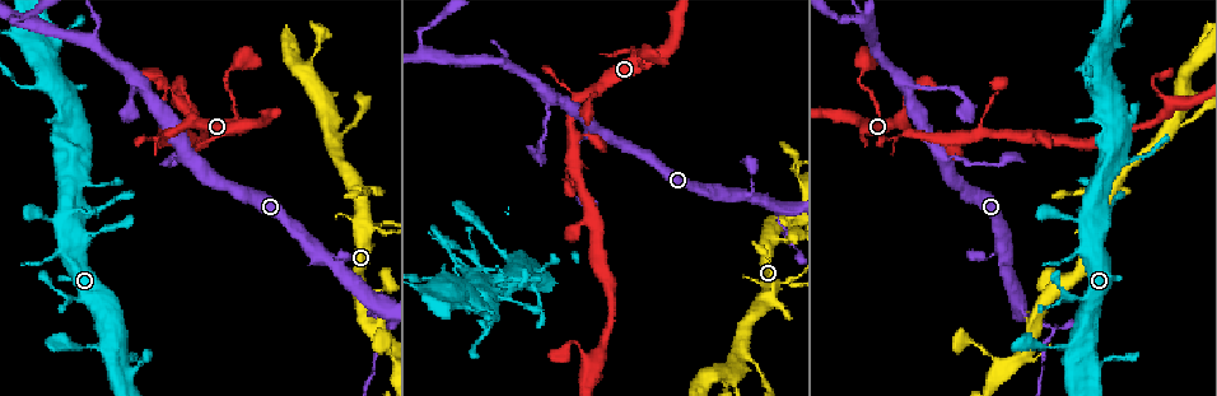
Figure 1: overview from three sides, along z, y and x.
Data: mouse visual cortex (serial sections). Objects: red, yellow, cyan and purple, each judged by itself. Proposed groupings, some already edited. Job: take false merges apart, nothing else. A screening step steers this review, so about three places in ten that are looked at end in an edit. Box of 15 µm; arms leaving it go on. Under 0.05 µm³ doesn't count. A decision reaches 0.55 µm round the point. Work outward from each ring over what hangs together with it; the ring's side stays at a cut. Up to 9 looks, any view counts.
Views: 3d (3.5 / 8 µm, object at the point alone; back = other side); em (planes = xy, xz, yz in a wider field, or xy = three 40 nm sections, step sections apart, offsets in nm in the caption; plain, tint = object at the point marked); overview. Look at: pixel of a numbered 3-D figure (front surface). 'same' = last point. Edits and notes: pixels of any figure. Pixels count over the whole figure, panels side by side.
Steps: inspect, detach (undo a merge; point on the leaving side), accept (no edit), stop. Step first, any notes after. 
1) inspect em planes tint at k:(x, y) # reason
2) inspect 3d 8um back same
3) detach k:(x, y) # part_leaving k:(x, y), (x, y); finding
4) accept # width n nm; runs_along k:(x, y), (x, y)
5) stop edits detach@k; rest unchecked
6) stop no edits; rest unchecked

inspect 3d 8um at 1:(594, 132) # thin arm on a thick one

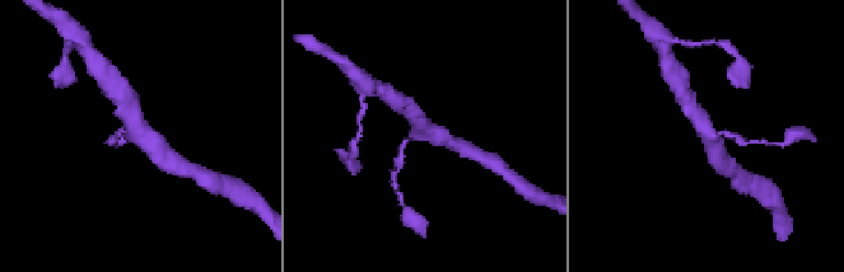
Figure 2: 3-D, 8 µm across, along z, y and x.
inspect 3d 3.5um at 2:(140, 134)

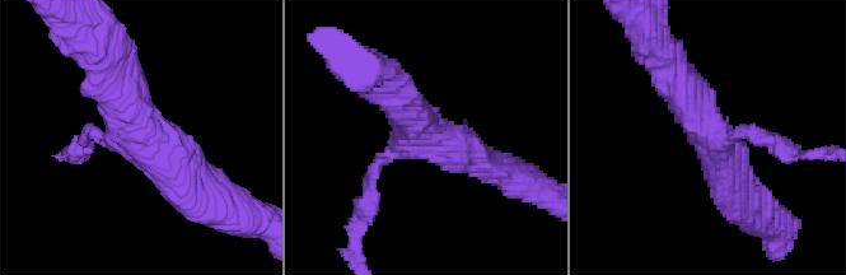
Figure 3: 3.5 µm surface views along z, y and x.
inspect em xy step 2 tint at 3:(425, 131) # arms 3; arm_widths 150, 450, 450 nm; need the tissue

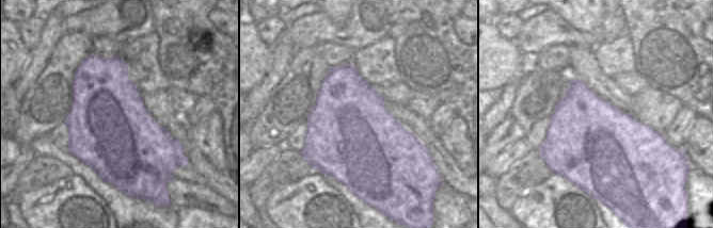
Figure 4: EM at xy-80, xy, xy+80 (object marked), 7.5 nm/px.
accept # runs_along 3:(200, 191), (138, 129), (106, 66); one cell here

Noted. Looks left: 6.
inspect 3d 8um at 1:(89, 39) # three-way junction

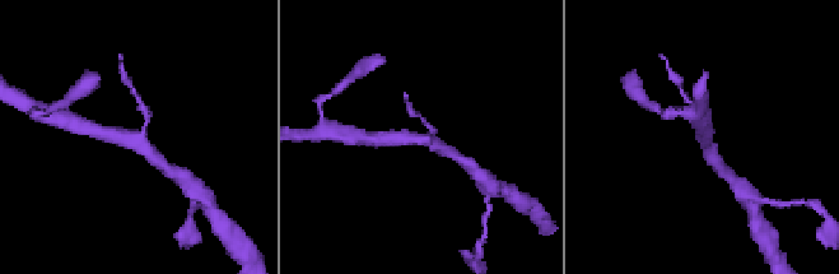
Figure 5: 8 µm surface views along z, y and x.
inspect 3d 3.5um at 5:(419, 141) # zoom in

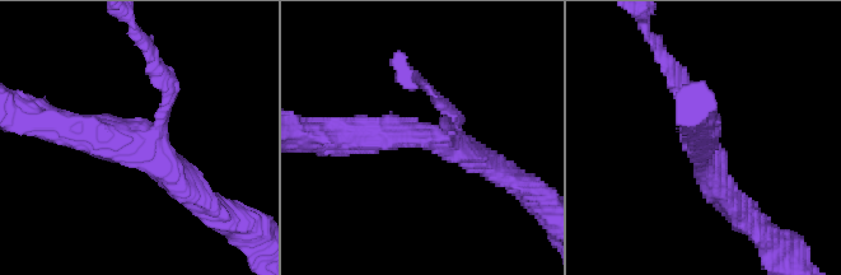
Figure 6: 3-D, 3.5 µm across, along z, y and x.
detach 6:(171, 75) # arm_widths 200, 350, 400 nm; part_leaving 6:(160, 115), (168, 80), (140, 33); two cells meet here

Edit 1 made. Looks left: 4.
inspect overview

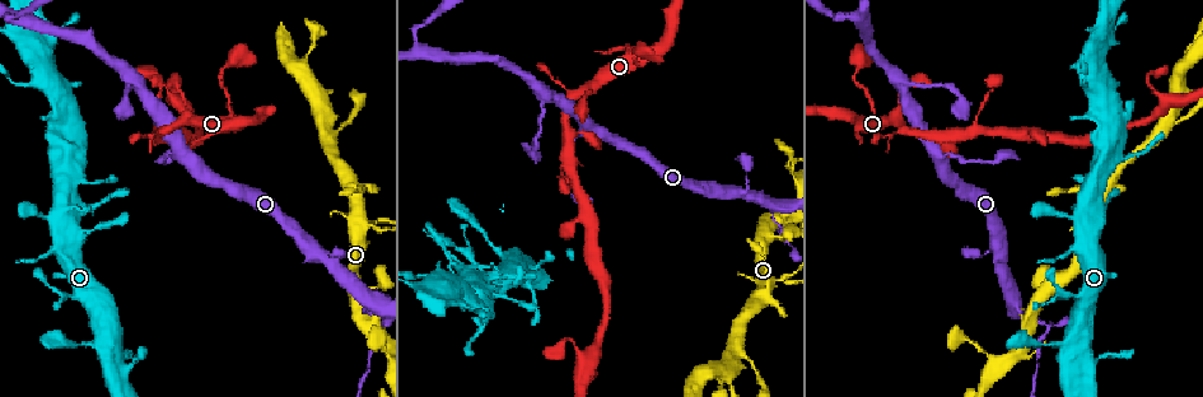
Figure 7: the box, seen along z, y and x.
inspect 3d 3.5um back at 7:(375, 224) # three arms meet

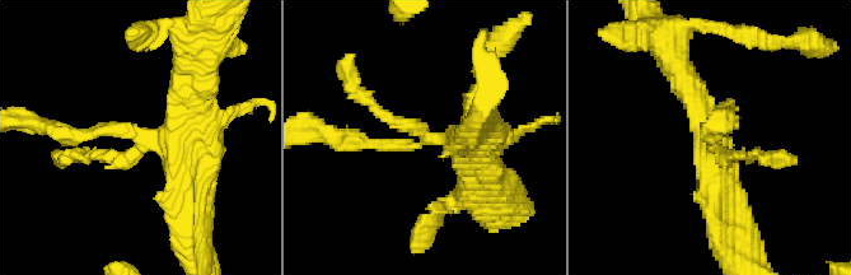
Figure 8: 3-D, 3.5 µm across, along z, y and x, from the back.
inspect em planes tint at 8:(715, 145)

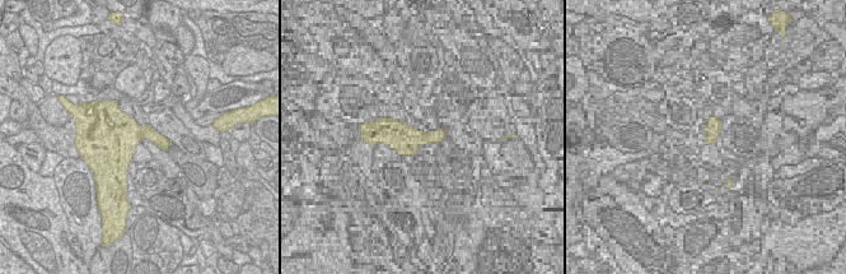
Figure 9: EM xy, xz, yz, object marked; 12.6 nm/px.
accept # arm_widths 150, 150, 350 nm; runs_along 8:(193, 189), (167, 145), (76, 153); continuous, no second cell

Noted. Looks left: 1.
stop edits detach@6; rest unchecked

